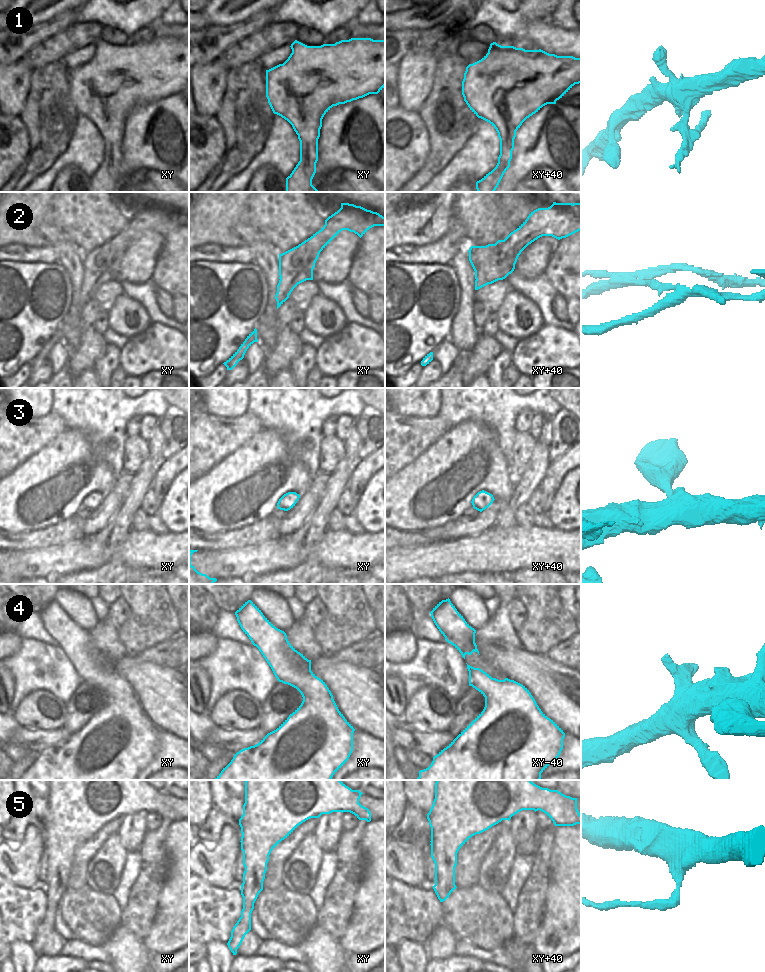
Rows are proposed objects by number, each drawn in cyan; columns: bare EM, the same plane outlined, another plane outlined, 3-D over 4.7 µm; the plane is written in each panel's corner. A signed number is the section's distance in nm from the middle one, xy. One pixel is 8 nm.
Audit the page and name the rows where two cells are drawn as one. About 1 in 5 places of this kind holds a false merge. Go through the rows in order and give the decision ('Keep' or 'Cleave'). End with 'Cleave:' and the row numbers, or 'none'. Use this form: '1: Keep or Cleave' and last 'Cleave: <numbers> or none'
1: Keep
2: Cleave
3: Keep
4: Keep
5: Cleave
Cleave: 2, 5

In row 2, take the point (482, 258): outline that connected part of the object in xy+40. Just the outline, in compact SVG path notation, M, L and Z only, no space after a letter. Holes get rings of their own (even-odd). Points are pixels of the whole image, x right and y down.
M488 244L486 246L471 246L469 249L469 261L475 271L475 279L477 271L480 270L486 274L489 269L499 263L499 253L501 251L500 244Z

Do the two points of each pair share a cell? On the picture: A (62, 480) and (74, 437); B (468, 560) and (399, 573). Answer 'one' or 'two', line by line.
A: one
B: one

